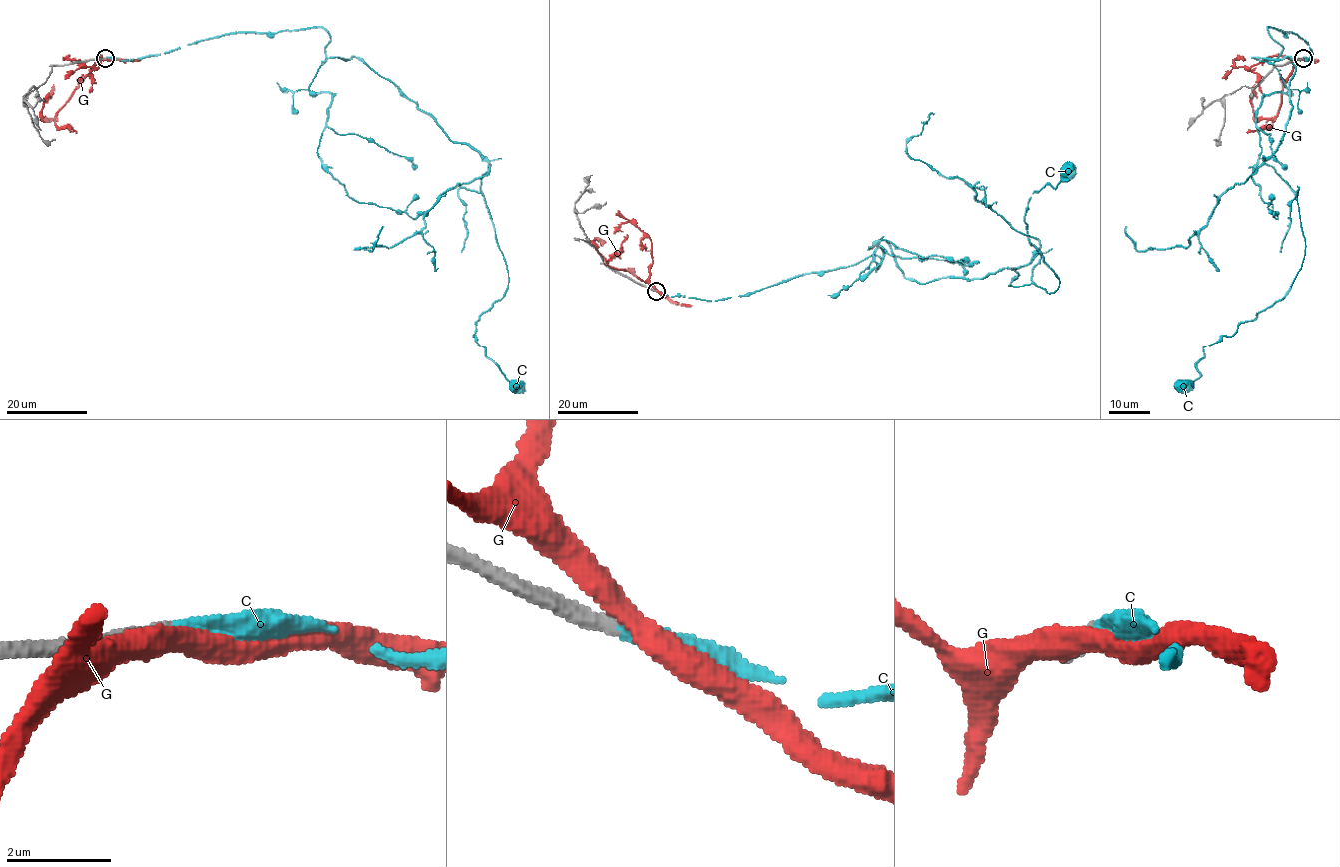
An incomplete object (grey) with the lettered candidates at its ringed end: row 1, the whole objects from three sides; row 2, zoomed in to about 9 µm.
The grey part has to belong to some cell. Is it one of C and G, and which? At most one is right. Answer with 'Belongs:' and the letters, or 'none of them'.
Belongs: C

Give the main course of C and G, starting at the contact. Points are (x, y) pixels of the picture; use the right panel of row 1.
C: (1303, 58), (1267, 27), (1281, 55), (1252, 58), (1295, 66), (1264, 161), (1296, 197), (1301, 269), (1184, 386)
G: (1302, 59), (1296, 62), (1285, 80), (1280, 110), (1272, 119), (1254, 118), (1251, 102), (1254, 84)

